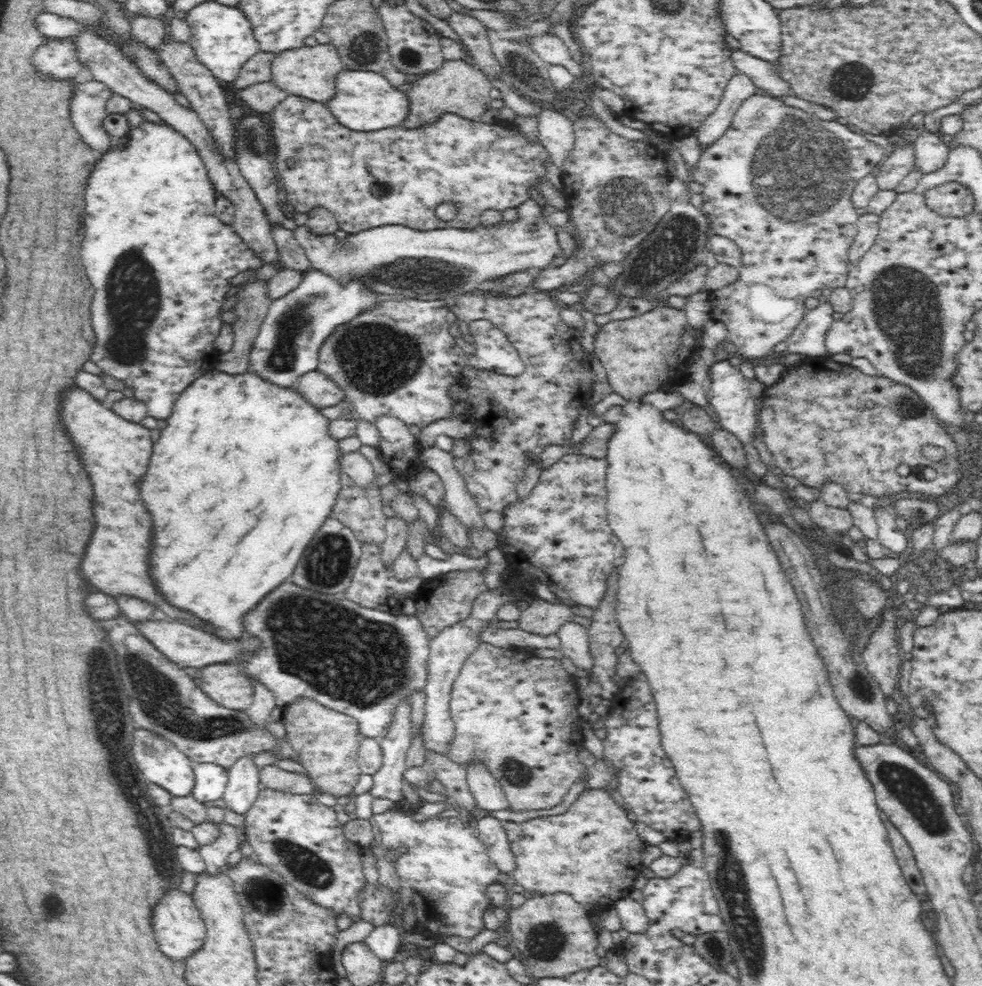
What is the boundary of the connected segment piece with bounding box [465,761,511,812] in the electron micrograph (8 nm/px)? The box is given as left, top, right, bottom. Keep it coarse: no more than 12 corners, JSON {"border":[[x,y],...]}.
{"border":[[472,761],[466,778],[476,804],[488,811],[511,810],[496,777]]}

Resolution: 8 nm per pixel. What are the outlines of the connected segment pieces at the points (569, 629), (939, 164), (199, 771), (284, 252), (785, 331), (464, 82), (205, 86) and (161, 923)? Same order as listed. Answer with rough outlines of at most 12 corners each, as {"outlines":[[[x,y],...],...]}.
{"outlines":[[[564,624],[557,633],[564,656],[591,670],[588,629]],[[922,132],[914,145],[915,169],[932,174],[950,152],[939,136]],[[192,762],[191,795],[207,805],[220,803],[228,784],[227,769]],[[274,225],[279,260],[301,273],[311,268],[293,231]],[[756,92],[691,179],[742,251],[712,320],[755,362],[845,286],[885,158]],[[445,60],[409,85],[400,126],[445,113],[477,121],[491,81],[474,64]],[[168,36],[157,51],[178,92],[236,162],[230,104],[188,42]],[[167,889],[153,906],[154,938],[180,962],[206,927],[191,895]]]}

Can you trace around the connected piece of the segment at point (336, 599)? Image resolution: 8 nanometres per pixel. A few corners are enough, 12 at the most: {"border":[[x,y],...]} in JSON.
{"border":[[290,582],[244,618],[239,659],[298,698],[388,734],[426,686],[430,638]]}

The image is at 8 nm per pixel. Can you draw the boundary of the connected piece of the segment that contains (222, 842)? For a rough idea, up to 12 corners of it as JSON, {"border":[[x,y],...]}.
{"border":[[224,822],[214,842],[197,848],[205,871],[229,869],[239,851],[237,828]]}

